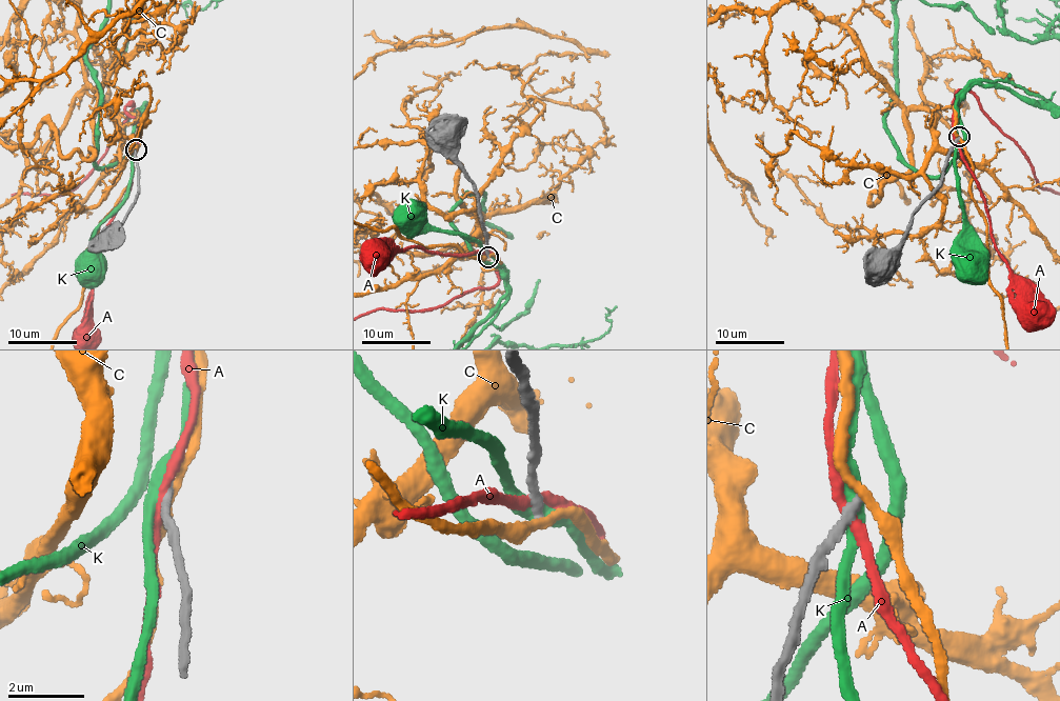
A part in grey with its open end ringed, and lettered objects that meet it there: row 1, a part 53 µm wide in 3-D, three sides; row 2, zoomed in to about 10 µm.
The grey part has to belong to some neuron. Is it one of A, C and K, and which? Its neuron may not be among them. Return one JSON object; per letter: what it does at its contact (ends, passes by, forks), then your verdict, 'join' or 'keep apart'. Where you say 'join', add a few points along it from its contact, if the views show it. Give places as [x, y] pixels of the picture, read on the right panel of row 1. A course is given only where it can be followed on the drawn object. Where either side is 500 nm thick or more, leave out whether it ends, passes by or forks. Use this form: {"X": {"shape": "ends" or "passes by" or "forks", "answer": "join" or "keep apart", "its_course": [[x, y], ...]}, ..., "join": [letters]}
{"A": {"shape": "passes by", "answer": "keep apart"}, "C": {"shape": "passes by", "answer": "keep apart"}, "K": {"shape": "forks", "answer": "keep apart"}, "join": []}

